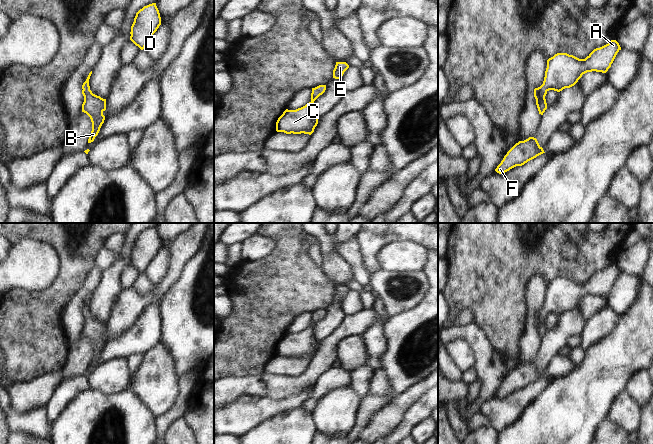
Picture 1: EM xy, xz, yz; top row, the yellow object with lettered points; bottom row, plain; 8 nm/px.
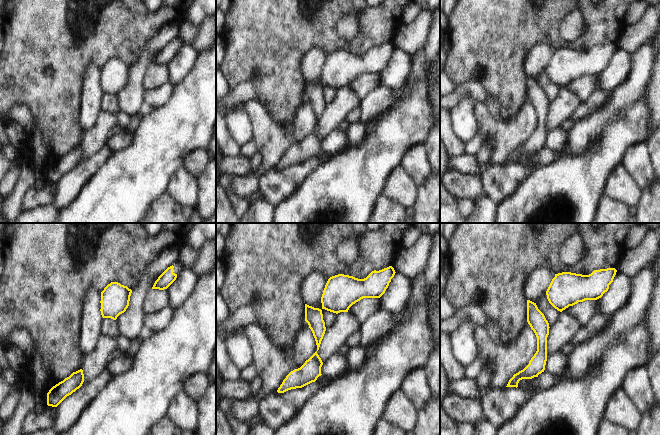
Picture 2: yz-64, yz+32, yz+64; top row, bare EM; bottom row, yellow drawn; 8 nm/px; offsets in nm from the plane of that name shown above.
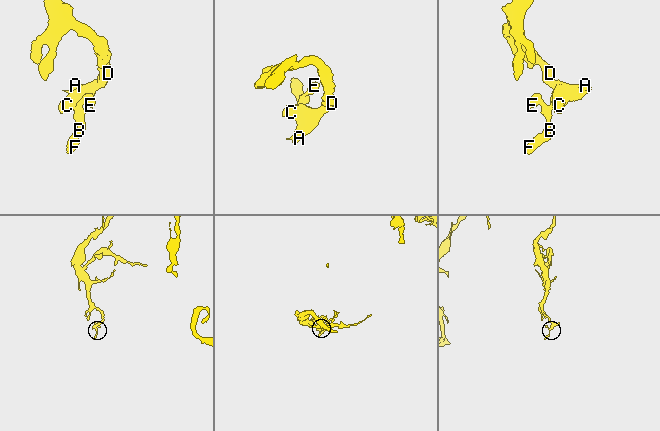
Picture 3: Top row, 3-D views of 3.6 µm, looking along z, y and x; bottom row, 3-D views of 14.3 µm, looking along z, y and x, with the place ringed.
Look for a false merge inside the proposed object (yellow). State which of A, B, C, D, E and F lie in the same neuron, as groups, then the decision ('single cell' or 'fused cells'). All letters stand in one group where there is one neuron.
groups A B C D E F; single cell

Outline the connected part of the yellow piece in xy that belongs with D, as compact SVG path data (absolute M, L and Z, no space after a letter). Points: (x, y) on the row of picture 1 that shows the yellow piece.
M156 3L140 9L131 26L130 40L143 50L153 34L161 25L161 17Z

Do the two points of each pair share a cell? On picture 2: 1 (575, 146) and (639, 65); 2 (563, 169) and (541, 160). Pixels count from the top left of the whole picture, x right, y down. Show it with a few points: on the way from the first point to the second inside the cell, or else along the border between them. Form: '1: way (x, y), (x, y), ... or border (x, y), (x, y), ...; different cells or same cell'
1: way (594, 126), (635, 85); same cell
2: border (572, 157), (560, 157), (538, 168); different cells

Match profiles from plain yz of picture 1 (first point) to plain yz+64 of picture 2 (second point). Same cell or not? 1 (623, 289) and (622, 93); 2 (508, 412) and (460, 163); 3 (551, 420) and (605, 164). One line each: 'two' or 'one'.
1: two
2: one
3: one

